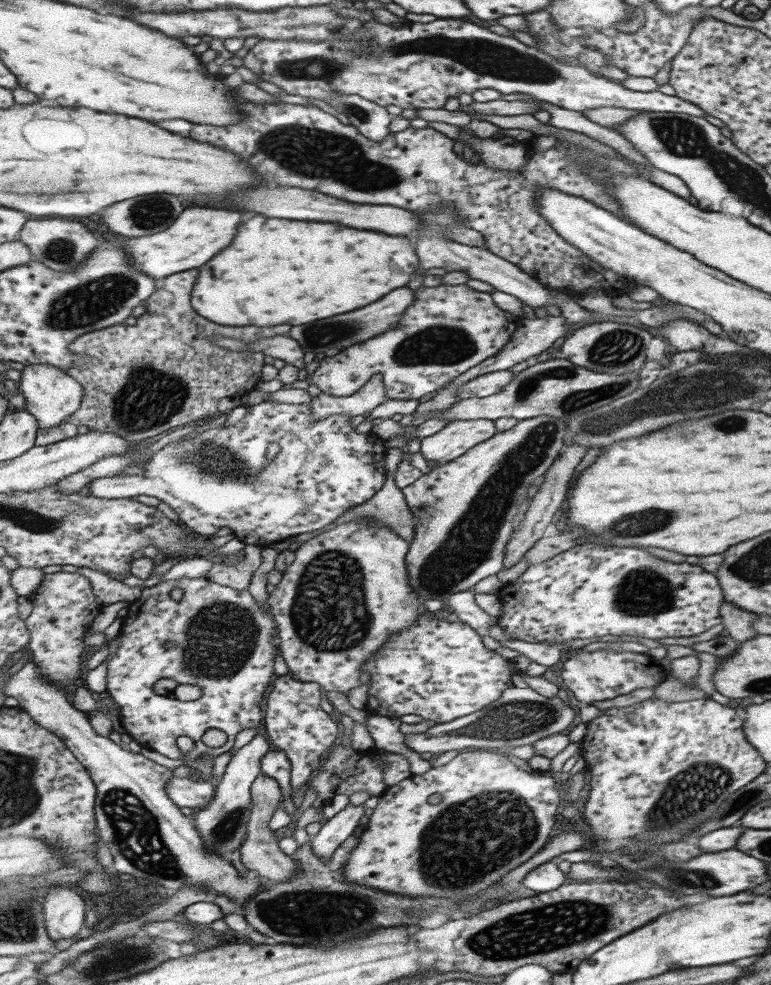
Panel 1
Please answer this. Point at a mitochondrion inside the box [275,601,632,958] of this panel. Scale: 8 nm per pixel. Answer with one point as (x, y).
(452, 847)

